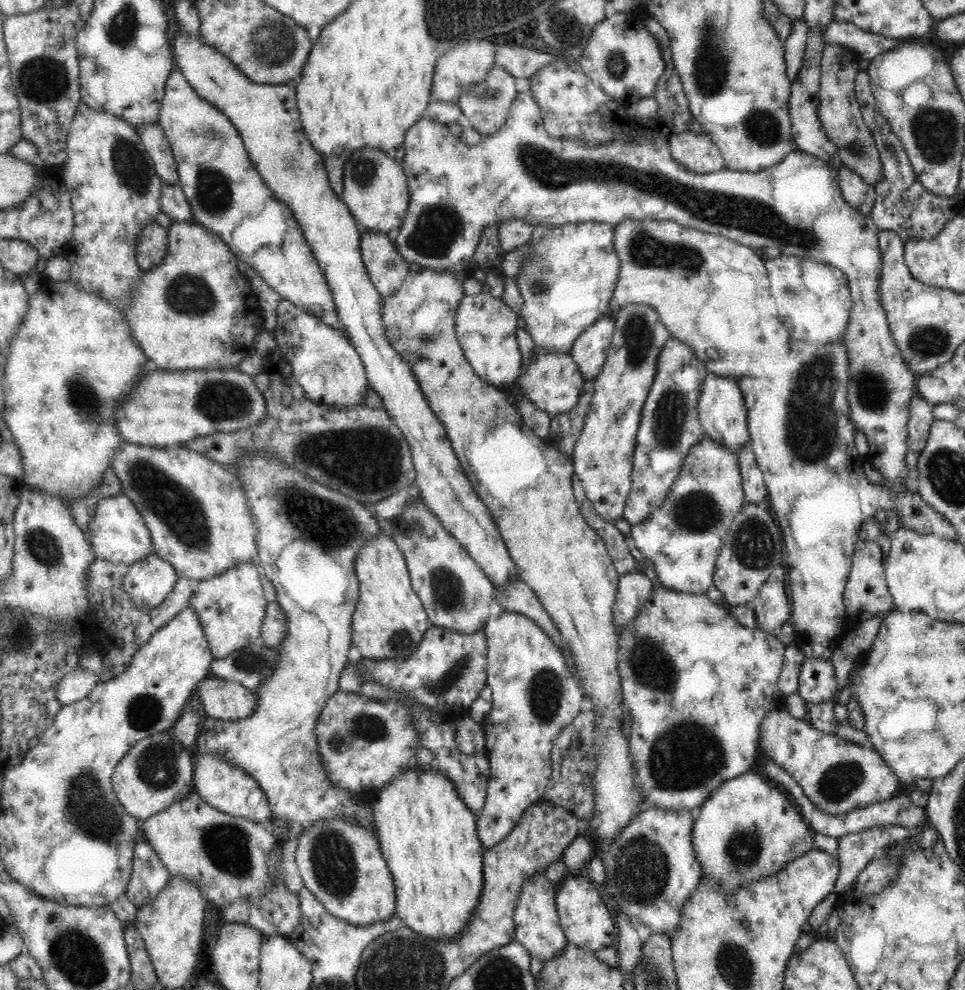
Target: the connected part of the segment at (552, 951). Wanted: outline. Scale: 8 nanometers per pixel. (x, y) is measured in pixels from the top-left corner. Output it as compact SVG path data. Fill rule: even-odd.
M545 872L534 874L532 878L524 880L518 904L514 910L514 922L516 923L515 939L526 947L531 956L539 958L543 963L552 960L556 954L562 954L562 950L568 944L568 937L560 926L560 920L556 908L556 888L549 883Z

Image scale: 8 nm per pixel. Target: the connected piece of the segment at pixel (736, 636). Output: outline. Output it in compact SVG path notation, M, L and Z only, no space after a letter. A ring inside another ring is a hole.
M661 587L653 590L648 600L644 602L640 614L634 618L632 624L619 634L619 656L618 656L618 671L620 671L620 680L622 683L622 696L624 697L624 704L628 713L632 716L633 724L631 726L631 735L629 736L630 755L633 759L633 764L636 765L636 774L634 774L634 781L638 783L640 795L642 795L642 802L646 804L647 808L650 806L660 807L662 809L672 809L673 811L689 810L697 811L706 798L714 792L724 781L736 778L741 774L755 769L756 752L758 752L758 741L760 725L765 719L765 716L776 704L774 699L774 692L777 689L778 678L780 678L781 670L784 664L784 652L786 645L780 642L780 639L774 635L773 632L768 633L760 629L750 629L738 623L738 620L733 614L728 614L726 608L714 604L710 598L704 594L692 594L687 592L673 591ZM706 660L714 674L718 674L718 692L710 698L710 700L700 700L700 702L686 702L682 708L678 708L674 704L674 694L676 694L676 684L678 684L678 676L682 674L684 668L690 668L692 664Z

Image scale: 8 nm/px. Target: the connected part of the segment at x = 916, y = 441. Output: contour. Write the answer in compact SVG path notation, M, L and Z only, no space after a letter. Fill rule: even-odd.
M916 394L911 400L907 424L909 450L913 450L916 454L920 454L924 450L924 446L928 442L930 426L935 419L933 405Z

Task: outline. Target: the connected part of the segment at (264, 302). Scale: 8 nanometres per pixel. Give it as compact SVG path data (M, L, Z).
M238 260L238 269L242 271L243 276L251 283L252 291L256 293L260 313L262 313L262 317L264 317L264 330L272 332L278 316L276 308L278 308L278 302L282 300L282 297L280 297L280 294L272 289L272 287L260 277L258 271L254 270L248 263Z

